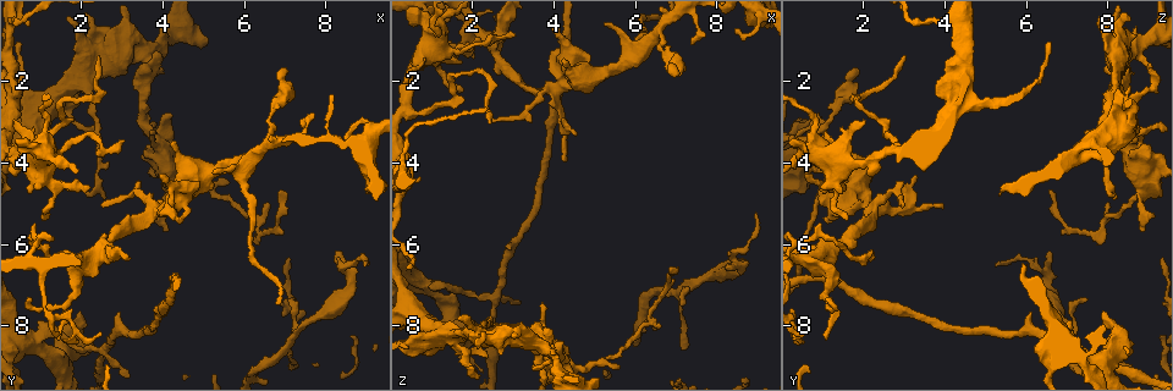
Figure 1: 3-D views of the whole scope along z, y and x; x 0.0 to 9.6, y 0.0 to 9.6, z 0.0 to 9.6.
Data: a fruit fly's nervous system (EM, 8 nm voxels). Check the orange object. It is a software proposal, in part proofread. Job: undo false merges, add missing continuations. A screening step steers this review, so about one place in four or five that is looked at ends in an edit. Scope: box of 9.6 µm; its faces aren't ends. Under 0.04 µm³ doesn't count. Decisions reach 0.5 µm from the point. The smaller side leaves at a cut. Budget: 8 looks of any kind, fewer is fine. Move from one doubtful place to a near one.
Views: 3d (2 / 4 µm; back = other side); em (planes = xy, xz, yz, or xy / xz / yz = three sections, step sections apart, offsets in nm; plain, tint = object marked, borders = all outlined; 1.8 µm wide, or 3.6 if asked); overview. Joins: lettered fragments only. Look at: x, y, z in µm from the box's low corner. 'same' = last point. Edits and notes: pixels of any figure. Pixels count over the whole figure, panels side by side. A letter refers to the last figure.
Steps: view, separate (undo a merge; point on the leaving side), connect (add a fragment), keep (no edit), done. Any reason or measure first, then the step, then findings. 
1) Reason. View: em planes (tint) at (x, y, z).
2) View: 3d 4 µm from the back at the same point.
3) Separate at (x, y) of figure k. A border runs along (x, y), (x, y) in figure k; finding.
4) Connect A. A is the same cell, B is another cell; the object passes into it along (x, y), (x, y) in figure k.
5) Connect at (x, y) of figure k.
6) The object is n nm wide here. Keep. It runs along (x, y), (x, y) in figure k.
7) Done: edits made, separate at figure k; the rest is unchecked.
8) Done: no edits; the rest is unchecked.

Sharp bend. View: em xy step 8 (borders) at (2.50, 8.60, 7.30).

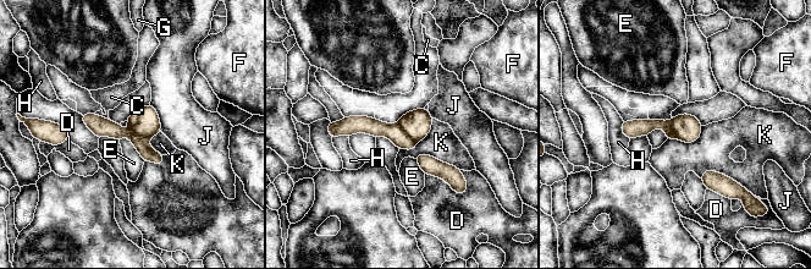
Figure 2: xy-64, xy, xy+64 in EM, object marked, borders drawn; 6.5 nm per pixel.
Separate at (417, 124) of figure 2. C, D, E, F, G, H, J and K are other cells; a border runs along (397, 124), (415, 142) in figure 2; two neurons meet here.

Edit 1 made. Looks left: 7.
Abrupt turn. View: em planes (plain) at (0.70, 2.60, 8.40).

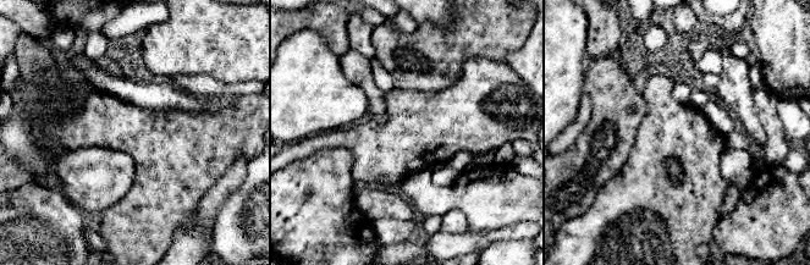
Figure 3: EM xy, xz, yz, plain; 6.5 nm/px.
View: em planes (tint) at the same point.

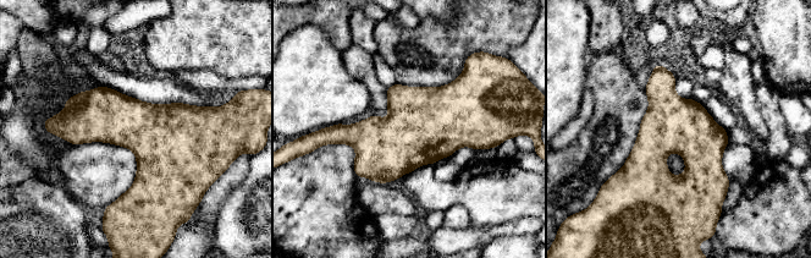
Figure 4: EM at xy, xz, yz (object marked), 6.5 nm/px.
See the neighbours. View: em planes (borders) at the same point.

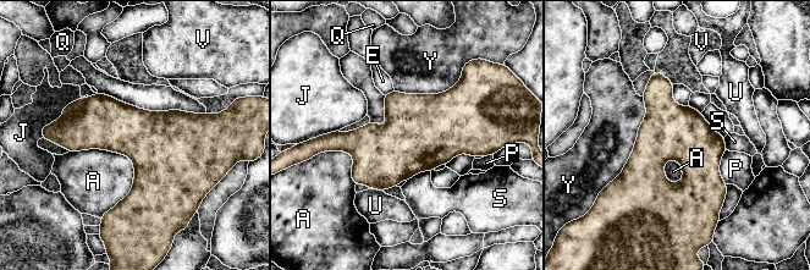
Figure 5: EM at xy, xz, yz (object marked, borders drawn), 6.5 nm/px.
The object is 360 nm wide here. Keep. A, E, J, P, Q, S, U, V and Y are other cells; one neuron here.

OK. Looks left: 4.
View: em planes (plain) at (7.40, 3.15, 1.05).

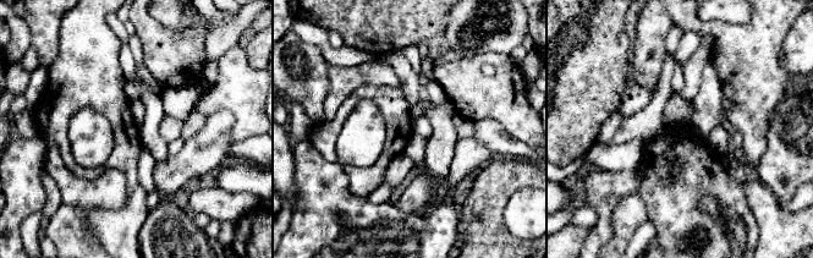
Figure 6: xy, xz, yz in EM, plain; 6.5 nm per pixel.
View: em planes (borders) at the same point.

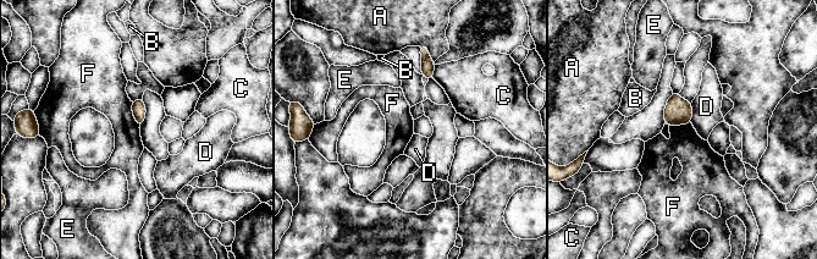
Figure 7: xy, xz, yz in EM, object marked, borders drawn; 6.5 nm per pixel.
Keep. A, B, C, D, E and F are other cells; no lettered fragment goes on from it.

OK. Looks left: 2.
Done: edits made, separate at figure 2; the rest is unchecked.

